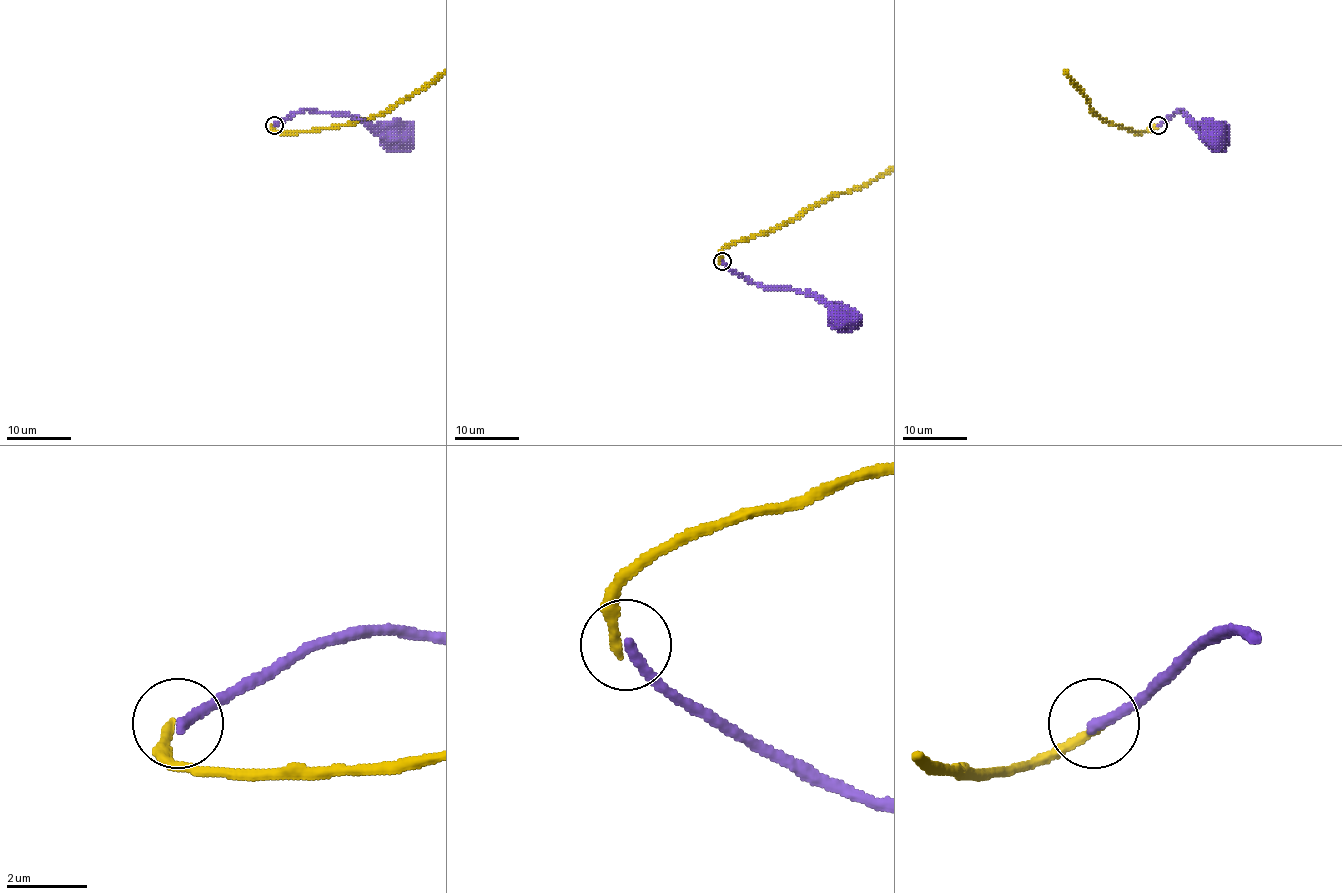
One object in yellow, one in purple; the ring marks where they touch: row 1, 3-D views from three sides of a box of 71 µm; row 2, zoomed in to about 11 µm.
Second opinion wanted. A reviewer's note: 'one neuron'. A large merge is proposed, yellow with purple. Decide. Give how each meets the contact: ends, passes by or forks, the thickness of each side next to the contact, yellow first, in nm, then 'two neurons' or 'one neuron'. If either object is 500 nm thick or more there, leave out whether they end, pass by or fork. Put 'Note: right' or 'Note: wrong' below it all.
yellow ends there; purple ends there; 240 nm thick on the yellow side, 280 nm on the other; two neurons
Note: wrong

